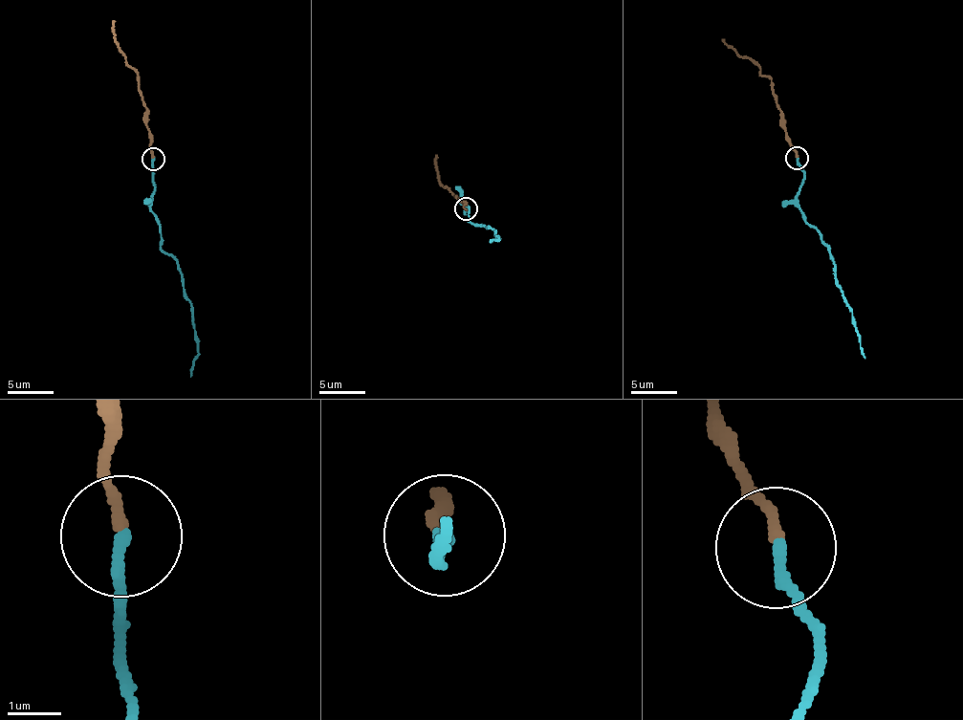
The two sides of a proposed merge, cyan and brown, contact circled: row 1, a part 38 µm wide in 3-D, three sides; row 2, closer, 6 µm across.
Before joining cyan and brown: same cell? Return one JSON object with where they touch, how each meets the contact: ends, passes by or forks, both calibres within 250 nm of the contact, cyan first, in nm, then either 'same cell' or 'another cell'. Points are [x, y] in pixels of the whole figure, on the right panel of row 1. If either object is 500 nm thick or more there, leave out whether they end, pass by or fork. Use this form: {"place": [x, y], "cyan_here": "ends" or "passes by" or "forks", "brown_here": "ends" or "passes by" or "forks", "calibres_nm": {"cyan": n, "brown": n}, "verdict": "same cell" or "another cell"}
{"place": [797, 158], "cyan_here": "ends", "brown_here": "ends", "calibres_nm": {"cyan": 240, "brown": 190}, "verdict": "same cell"}

